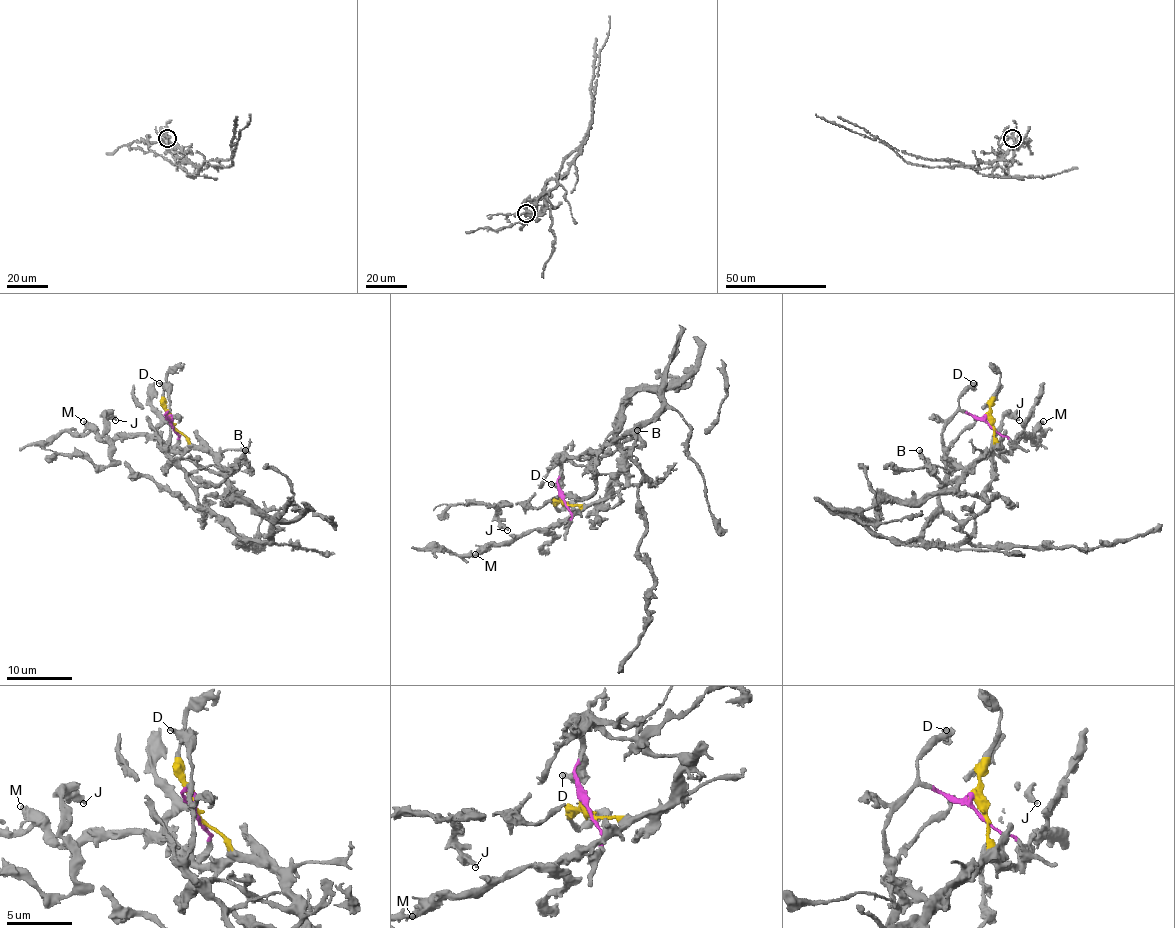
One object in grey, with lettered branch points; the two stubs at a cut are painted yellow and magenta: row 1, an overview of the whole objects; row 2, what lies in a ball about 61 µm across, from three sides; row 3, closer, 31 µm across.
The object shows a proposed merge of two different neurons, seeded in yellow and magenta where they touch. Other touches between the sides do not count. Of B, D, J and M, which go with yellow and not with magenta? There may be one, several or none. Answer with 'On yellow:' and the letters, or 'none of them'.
On yellow: M

